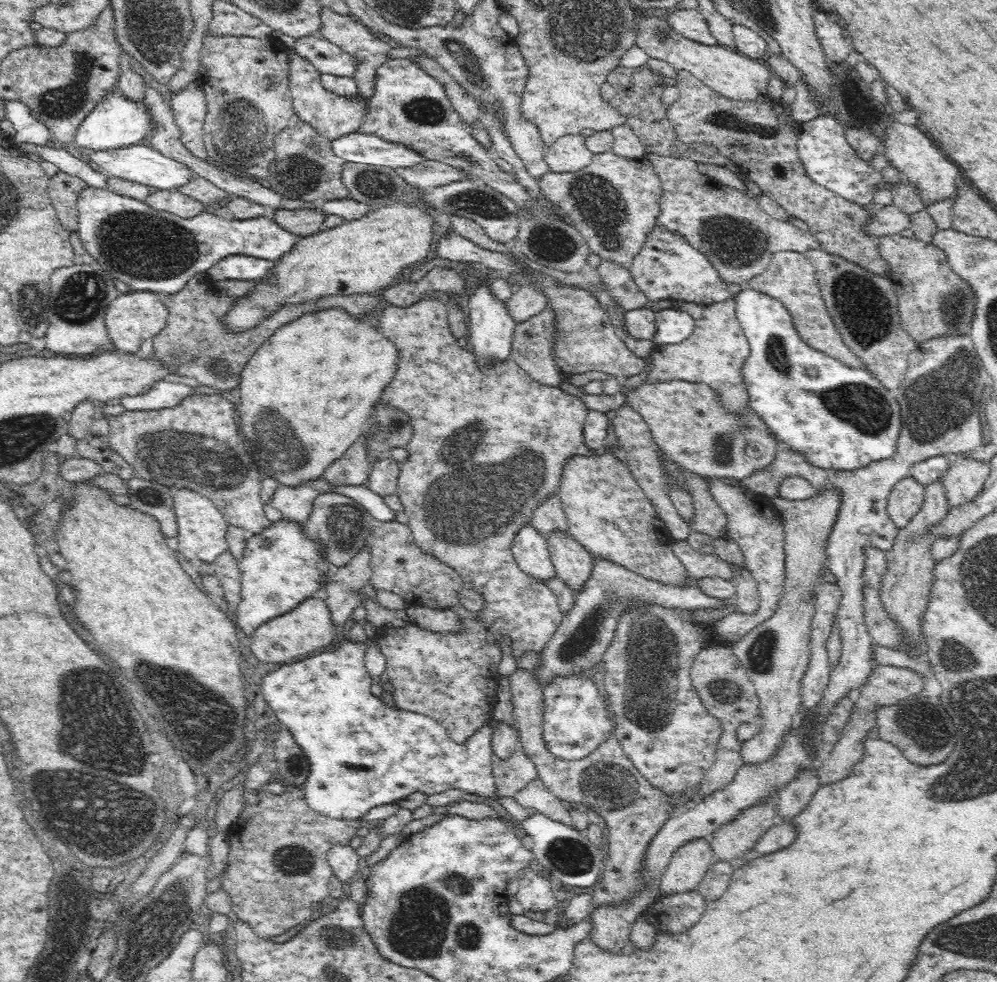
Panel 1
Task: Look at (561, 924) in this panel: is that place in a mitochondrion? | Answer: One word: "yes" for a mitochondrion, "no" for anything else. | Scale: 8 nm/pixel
no

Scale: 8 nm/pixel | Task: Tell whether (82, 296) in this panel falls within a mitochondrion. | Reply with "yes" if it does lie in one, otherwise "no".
yes

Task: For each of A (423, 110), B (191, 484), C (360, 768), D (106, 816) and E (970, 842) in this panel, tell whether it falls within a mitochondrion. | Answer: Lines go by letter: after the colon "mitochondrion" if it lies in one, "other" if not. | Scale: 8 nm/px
A: mitochondrion
B: mitochondrion
C: other
D: mitochondrion
E: other

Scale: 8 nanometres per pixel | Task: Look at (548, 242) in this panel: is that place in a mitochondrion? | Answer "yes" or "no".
yes

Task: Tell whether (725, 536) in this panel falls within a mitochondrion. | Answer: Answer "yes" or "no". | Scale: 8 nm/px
no

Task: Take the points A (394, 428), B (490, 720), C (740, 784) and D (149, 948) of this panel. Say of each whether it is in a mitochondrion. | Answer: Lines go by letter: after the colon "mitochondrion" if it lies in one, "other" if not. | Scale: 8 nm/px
A: mitochondrion
B: other
C: other
D: mitochondrion

